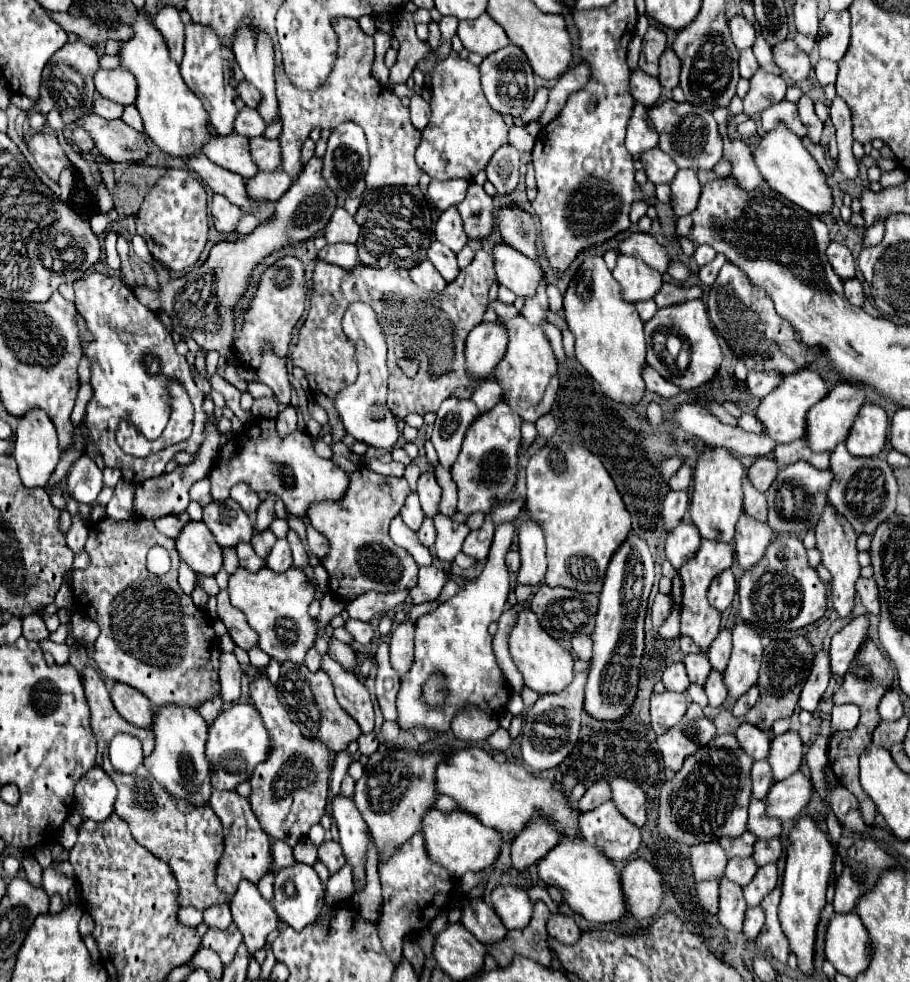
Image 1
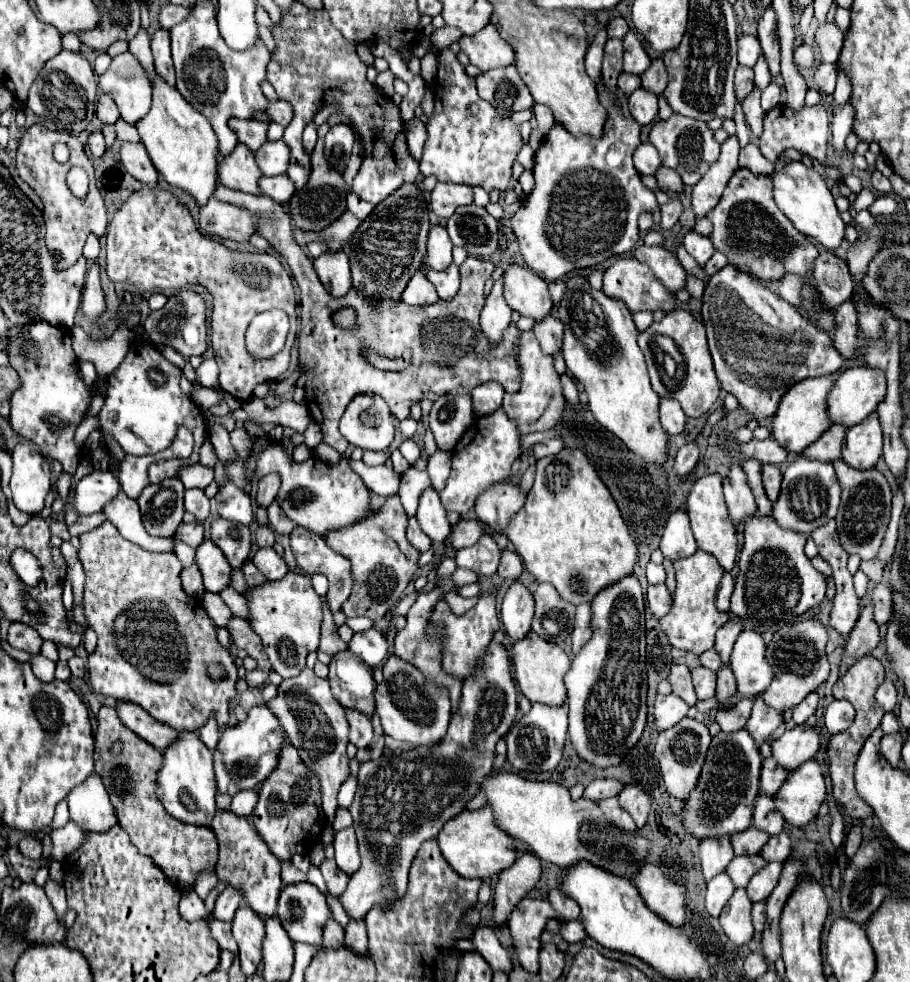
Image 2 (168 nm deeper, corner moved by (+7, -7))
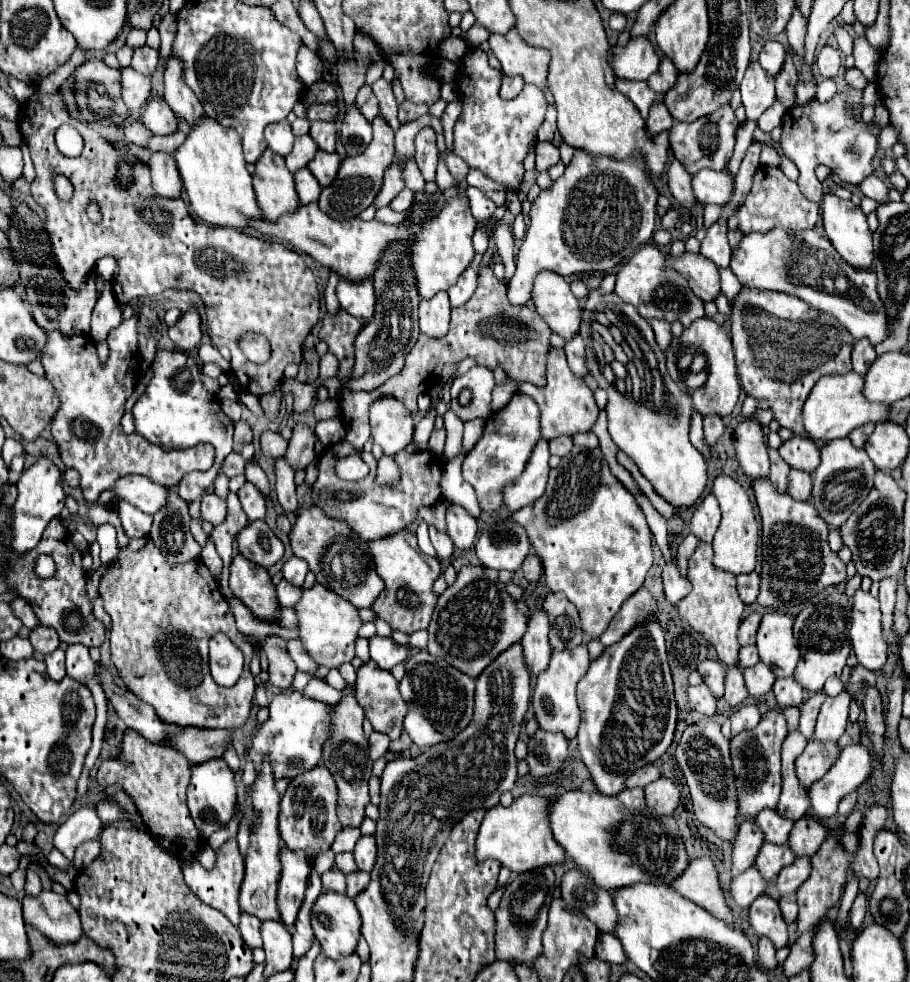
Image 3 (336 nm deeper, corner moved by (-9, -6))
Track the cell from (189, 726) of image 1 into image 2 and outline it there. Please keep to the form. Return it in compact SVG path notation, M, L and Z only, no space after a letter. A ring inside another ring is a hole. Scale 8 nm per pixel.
M180 732L162 754L162 768L156 778L156 796L176 820L194 826L210 826L216 812L216 780L212 770L212 752L200 742L196 732Z

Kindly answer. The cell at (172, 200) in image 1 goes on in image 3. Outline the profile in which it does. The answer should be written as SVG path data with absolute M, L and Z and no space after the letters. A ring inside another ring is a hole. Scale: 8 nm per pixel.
M60 93L52 95L32 95L22 109L18 111L18 127L20 133L30 149L34 167L36 167L36 179L30 185L30 193L34 201L44 209L44 229L50 237L50 247L52 255L56 261L56 267L60 269L64 281L68 287L74 291L80 289L84 279L94 271L94 265L100 257L110 255L118 263L118 275L116 275L116 285L114 285L114 295L120 303L130 303L132 299L140 299L146 295L158 295L166 289L190 289L196 291L206 305L206 333L212 339L214 347L228 347L232 353L232 371L238 383L242 385L244 391L250 389L252 395L262 397L272 393L282 377L284 377L284 367L288 363L302 363L302 343L308 337L308 333L314 329L314 325L320 319L320 293L316 287L316 277L304 263L304 259L294 253L292 249L274 243L274 241L262 241L250 235L244 235L234 229L224 229L224 227L208 227L204 223L196 223L190 217L190 211L182 199L170 199L170 197L158 197L156 191L152 189L150 183L150 171L148 163L142 163L132 151L120 151L116 149L104 135L98 131L82 125L80 121L72 119L66 101ZM70 123L74 125L82 139L84 139L84 151L70 159L64 157L56 143L54 143L54 131L62 125ZM122 163L130 163L134 169L132 183L124 187L118 181L118 167ZM54 175L64 175L74 187L74 197L70 203L64 203L58 199L54 191ZM90 201L96 201L102 213L100 223L92 223L86 215L86 205ZM246 331L262 333L268 337L272 345L272 355L266 363L256 365L250 363L244 353L238 347L238 337Z

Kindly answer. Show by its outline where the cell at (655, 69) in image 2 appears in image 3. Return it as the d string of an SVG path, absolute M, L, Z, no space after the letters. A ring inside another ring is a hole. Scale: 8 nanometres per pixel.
M664 57L660 61L660 69L648 79L648 85L652 91L664 95L676 83L676 77L678 77L678 71L676 71L674 63L668 57Z

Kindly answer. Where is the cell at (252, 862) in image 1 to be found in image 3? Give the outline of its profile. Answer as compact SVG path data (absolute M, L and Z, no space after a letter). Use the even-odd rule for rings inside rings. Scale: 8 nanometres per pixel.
M282 847L280 861L282 861L282 877L278 887L278 907L284 923L292 927L304 903L306 885L310 877L310 863L302 851L294 853L288 847Z

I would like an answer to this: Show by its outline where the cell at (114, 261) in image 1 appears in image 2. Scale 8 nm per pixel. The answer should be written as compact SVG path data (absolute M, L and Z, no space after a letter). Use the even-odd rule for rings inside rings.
M94 262L88 270L86 284L84 284L84 300L82 300L82 310L90 320L96 320L104 312L104 294L100 288L100 264Z

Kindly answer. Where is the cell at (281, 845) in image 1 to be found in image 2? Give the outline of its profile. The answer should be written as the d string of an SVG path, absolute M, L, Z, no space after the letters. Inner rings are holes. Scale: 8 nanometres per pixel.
M282 860L282 880L284 880L284 884L292 884L292 882L306 880L306 874L296 870L290 860Z

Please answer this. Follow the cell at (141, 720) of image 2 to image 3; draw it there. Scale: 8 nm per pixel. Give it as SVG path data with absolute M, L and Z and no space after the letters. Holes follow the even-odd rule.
M166 725L170 745L184 753L184 757L196 765L208 759L218 759L232 745L232 731L228 729L180 729L176 725Z

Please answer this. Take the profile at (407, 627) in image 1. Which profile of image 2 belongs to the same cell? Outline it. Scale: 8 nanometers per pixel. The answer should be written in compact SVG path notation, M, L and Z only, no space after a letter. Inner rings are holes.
M444 558L444 560L440 562L440 566L438 566L436 572L438 572L438 576L444 578L442 584L440 584L438 588L432 588L432 590L428 590L428 592L422 592L422 594L416 598L416 602L412 604L412 608L410 608L408 614L406 614L406 628L398 630L396 636L394 636L394 654L400 656L402 660L406 660L408 664L412 664L414 668L420 668L420 672L424 672L424 678L430 680L430 684L436 684L436 688L448 692L450 704L452 704L452 714L460 708L462 684L460 684L456 678L450 678L448 674L444 674L444 670L442 670L442 656L440 656L440 652L438 652L440 646L436 646L438 642L430 642L430 638L426 638L426 622L430 620L430 614L432 614L432 610L434 610L434 606L436 606L436 604L432 604L432 602L440 600L444 592L454 590L454 588L452 588L452 582L450 582L450 576L452 576L454 570L456 570L454 558Z

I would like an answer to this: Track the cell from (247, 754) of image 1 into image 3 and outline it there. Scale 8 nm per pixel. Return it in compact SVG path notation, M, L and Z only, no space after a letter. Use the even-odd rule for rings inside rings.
M284 689L272 699L270 719L258 725L258 733L250 749L250 761L260 763L262 755L268 753L276 779L296 777L320 763L322 747L328 735L330 735L330 707L322 701L306 697L302 691Z

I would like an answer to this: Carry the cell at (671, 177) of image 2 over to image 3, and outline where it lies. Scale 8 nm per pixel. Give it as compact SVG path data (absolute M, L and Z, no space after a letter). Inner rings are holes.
M704 169L698 171L692 177L692 187L694 187L694 195L698 201L702 203L716 203L716 205L726 205L732 197L732 177L726 173L726 169L722 171L712 171L712 169Z

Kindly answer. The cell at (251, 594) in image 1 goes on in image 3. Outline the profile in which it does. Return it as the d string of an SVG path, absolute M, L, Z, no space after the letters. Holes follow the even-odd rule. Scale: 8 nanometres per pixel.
M316 583L312 589L302 591L302 599L296 603L298 613L298 633L300 641L306 645L308 653L324 667L340 667L342 663L350 663L356 657L354 643L358 639L358 629L362 627L362 619L358 615L358 609L352 607L352 603L344 601L340 595L328 591L320 583Z

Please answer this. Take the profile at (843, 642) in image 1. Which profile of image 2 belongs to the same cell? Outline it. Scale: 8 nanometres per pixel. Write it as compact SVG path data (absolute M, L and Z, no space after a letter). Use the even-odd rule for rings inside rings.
M866 606L860 612L856 626L852 628L852 632L846 638L844 656L858 660L858 658L866 656L870 650L874 650L878 642L880 642L880 630L872 618L872 606Z

